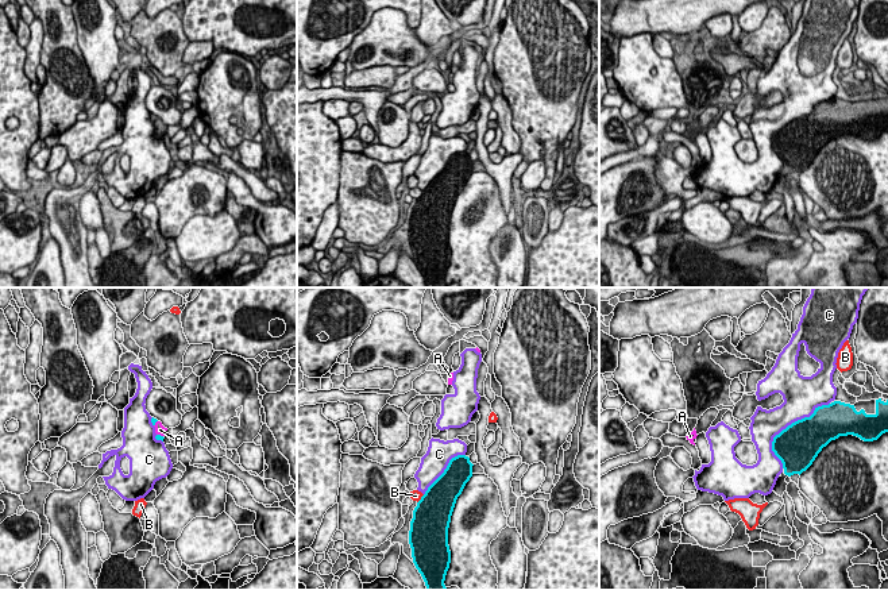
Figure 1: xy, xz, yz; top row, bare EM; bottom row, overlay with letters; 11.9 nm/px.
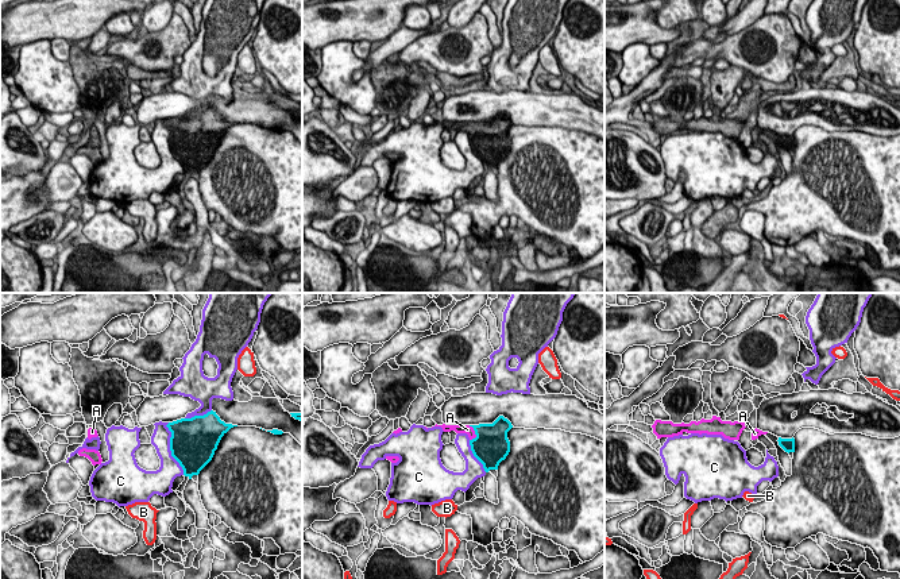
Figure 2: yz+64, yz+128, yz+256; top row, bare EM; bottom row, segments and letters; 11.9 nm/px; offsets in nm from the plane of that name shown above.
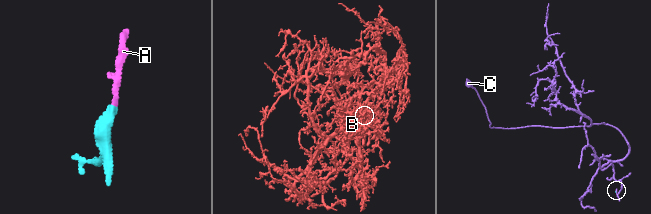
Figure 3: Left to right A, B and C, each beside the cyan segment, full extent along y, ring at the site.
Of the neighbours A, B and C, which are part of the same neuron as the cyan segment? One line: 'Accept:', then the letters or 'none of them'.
Accept: A

